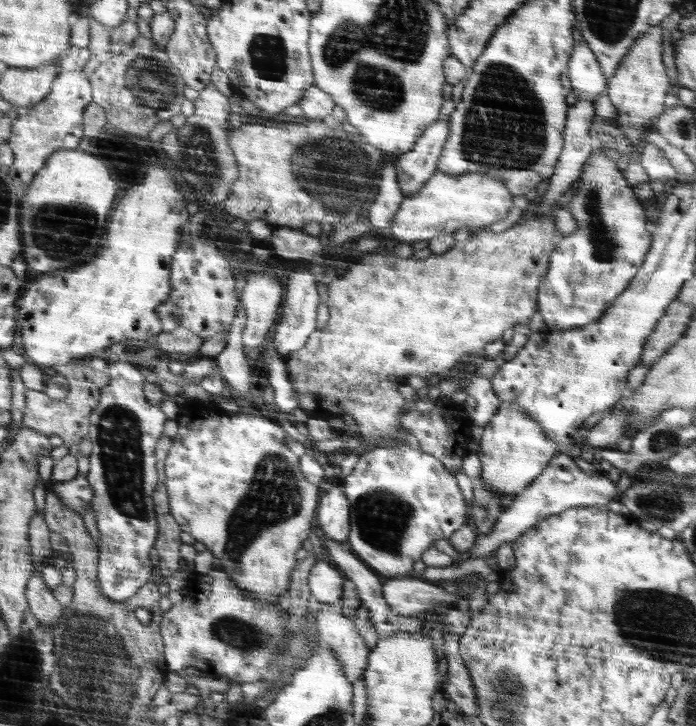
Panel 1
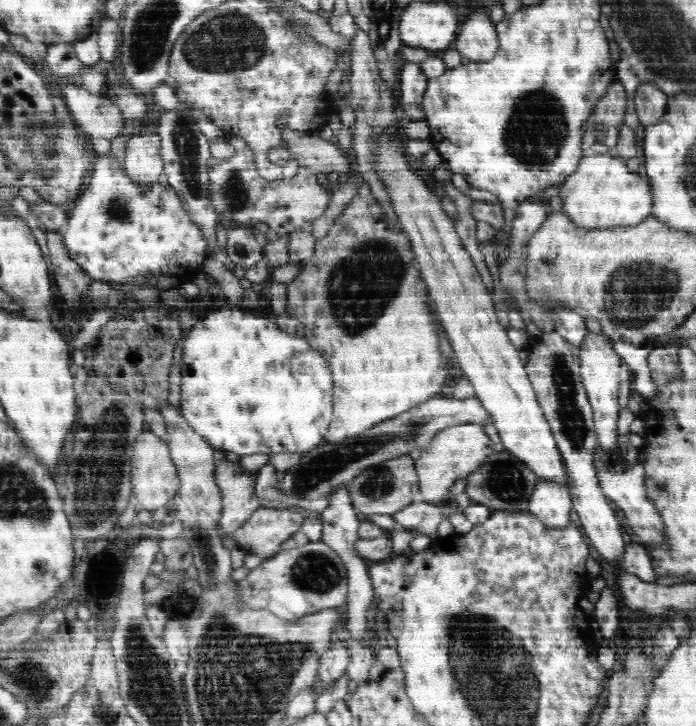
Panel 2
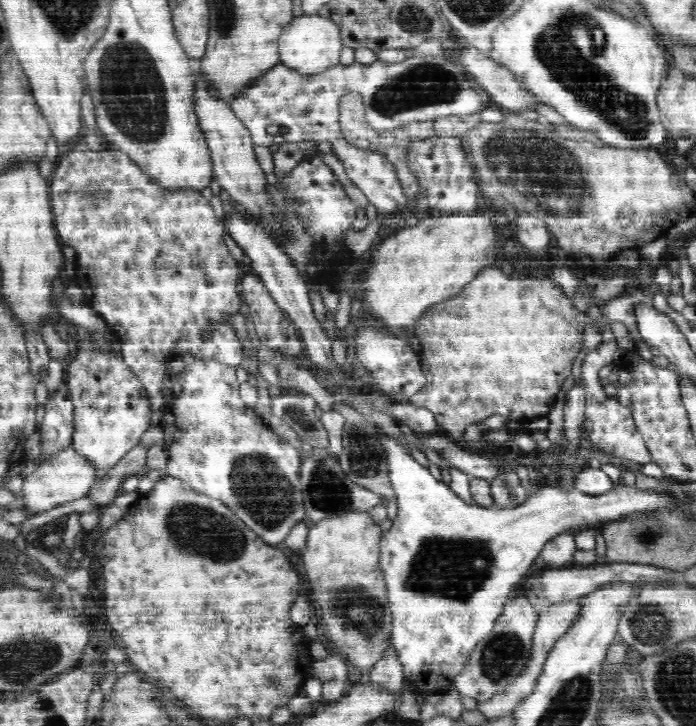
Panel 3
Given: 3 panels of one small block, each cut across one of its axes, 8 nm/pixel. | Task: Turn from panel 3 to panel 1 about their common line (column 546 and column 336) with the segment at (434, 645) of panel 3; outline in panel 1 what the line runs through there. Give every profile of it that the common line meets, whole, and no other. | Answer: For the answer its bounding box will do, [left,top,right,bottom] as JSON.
[318,485,352,546]

